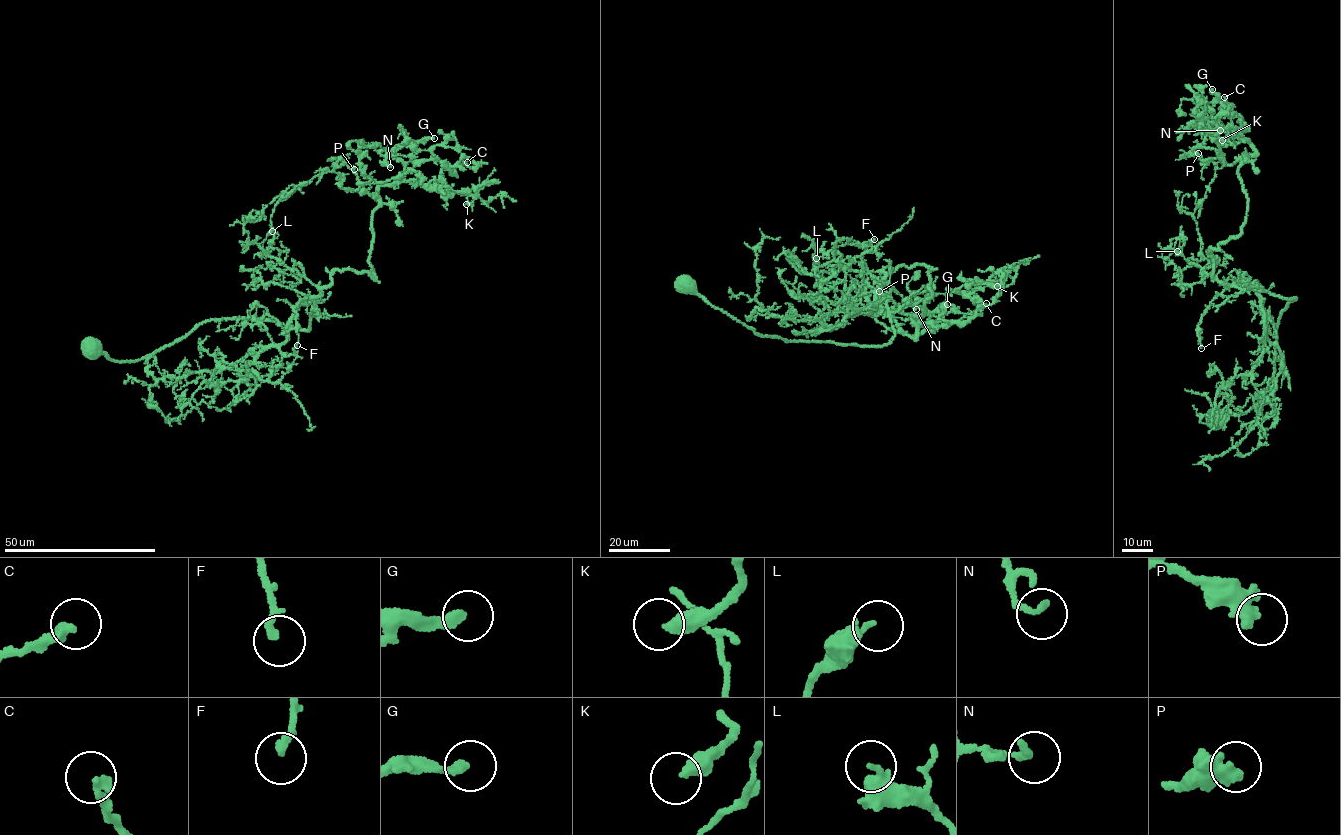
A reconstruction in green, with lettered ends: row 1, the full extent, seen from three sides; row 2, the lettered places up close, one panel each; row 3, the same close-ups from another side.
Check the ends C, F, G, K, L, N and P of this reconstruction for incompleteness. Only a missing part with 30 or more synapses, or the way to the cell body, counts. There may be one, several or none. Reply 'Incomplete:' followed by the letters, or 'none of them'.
Incomplete: G

